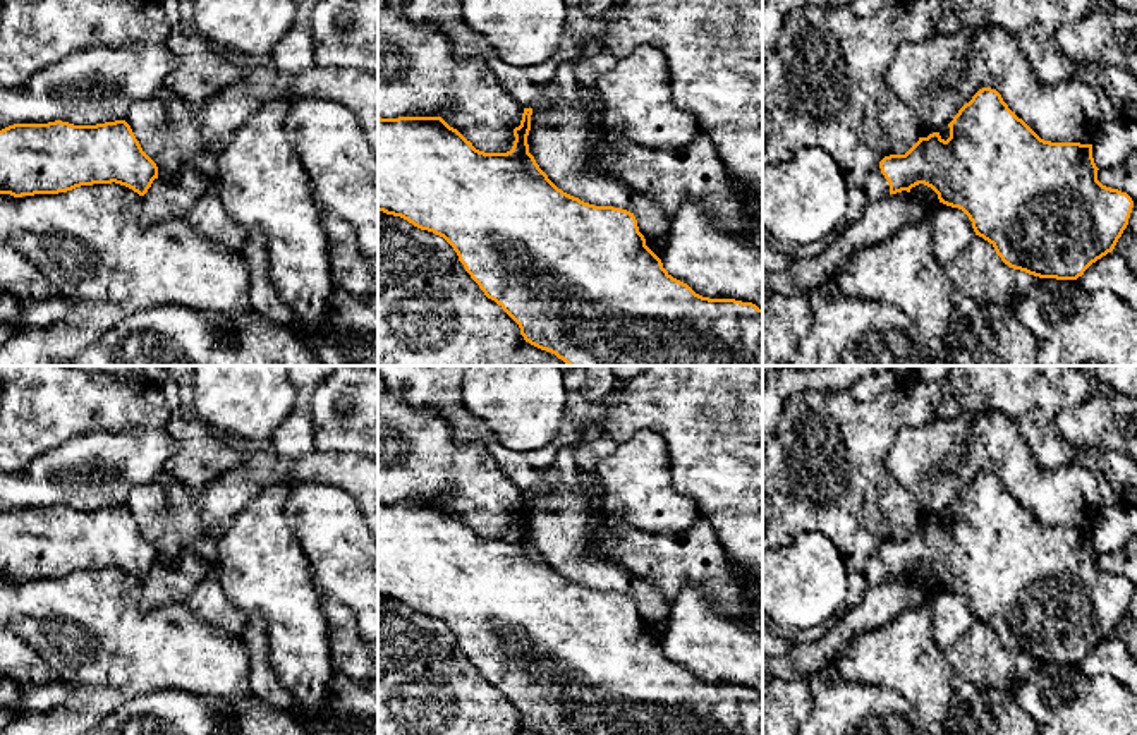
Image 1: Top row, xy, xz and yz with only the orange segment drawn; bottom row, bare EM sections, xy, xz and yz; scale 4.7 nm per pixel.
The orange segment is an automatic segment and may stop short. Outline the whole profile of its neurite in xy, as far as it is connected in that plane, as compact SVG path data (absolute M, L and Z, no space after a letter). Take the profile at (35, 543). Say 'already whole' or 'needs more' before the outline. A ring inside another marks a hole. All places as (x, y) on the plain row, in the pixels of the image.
already whole | M125 505L96 510L14 508L0 515L0 579L14 582L58 579L81 570L120 568L144 580L158 563L156 548L143 536Z

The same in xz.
already whole | M524 493L520 510L514 513L514 531L507 538L484 538L472 531L441 501L378 501L378 596L400 601L421 615L443 622L457 637L471 663L484 680L495 685L520 713L520 720L541 735L763 735L763 694L735 683L709 683L696 678L687 668L673 663L661 644L646 630L634 598L594 591L558 574L529 538L532 493Z

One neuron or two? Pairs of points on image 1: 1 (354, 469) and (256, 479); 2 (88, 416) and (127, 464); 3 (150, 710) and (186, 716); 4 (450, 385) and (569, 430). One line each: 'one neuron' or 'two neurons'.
1: one neuron
2: two neurons
3: one neuron
4: one neuron

